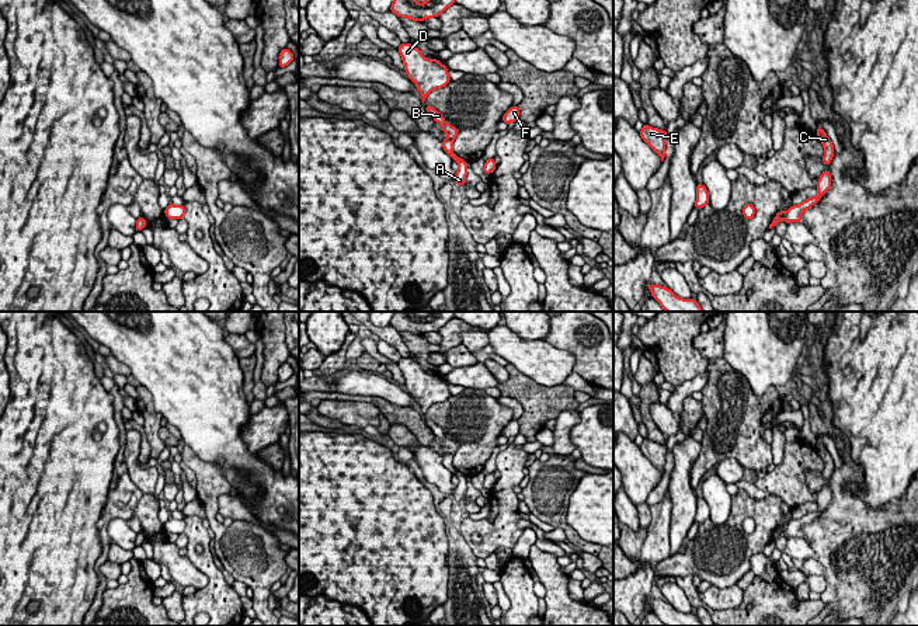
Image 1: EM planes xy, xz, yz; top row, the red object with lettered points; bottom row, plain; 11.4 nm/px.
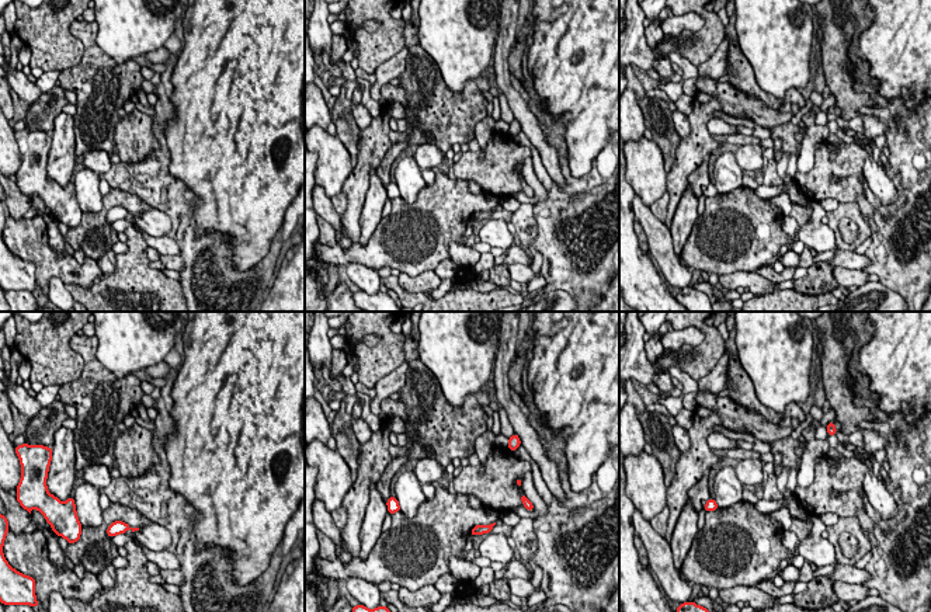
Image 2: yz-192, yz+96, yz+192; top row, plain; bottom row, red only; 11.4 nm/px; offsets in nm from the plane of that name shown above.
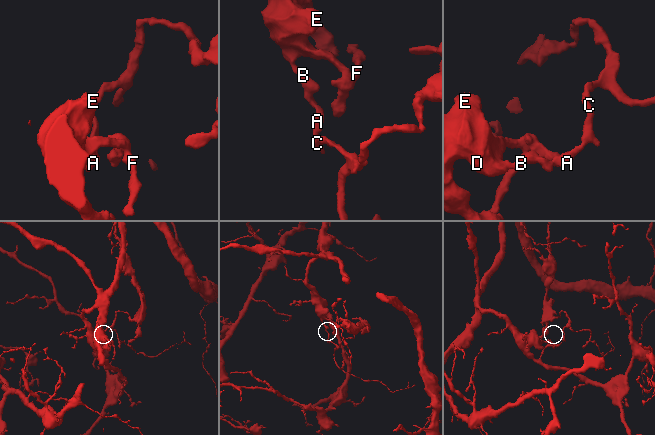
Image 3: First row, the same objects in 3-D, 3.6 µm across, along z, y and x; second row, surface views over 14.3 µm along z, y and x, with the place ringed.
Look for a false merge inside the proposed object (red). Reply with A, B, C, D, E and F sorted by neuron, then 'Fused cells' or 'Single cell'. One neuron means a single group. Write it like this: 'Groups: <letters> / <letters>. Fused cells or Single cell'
Groups: A B C D E F. Single cell

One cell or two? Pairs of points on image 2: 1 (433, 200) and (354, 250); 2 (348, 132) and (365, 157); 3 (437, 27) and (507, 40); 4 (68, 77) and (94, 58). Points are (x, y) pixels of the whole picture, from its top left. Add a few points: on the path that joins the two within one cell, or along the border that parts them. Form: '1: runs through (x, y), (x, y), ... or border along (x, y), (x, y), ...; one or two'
1: runs through (440, 233), (419, 264), (388, 256); one
2: border along (360, 150), (353, 169); two
3: border along (500, 23), (497, 32); two
4: runs through (75, 77), (87, 65); one

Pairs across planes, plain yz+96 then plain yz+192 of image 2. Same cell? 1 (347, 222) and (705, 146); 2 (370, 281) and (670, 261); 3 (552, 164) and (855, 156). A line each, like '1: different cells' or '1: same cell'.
1: same cell
2: same cell
3: different cells

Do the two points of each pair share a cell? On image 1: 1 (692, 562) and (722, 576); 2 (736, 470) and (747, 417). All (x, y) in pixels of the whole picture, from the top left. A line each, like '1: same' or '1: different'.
1: same
2: different

